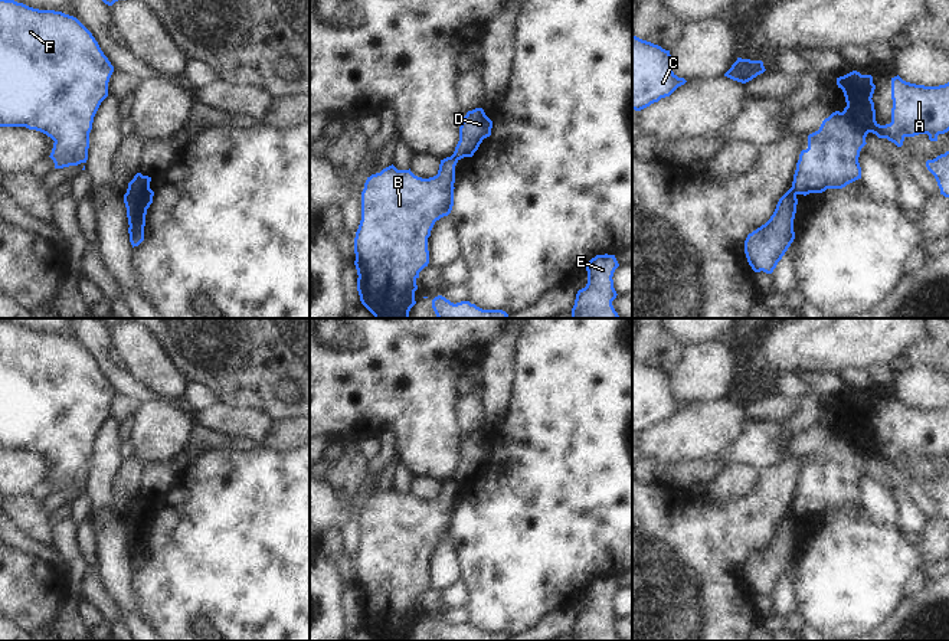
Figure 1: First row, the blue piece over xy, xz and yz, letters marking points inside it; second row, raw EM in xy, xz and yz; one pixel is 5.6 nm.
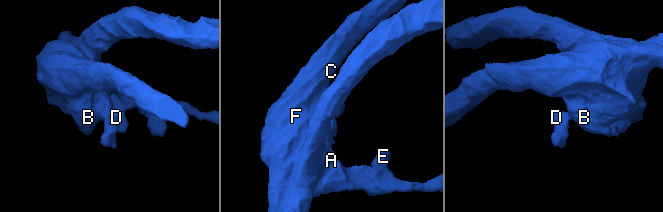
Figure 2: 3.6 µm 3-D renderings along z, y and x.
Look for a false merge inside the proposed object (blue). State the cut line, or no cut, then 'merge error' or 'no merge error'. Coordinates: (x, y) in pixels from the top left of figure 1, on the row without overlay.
cut yz (791, 510), (795, 519); merge error

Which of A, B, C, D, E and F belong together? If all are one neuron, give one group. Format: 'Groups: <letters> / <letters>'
Groups: A B C E F / D

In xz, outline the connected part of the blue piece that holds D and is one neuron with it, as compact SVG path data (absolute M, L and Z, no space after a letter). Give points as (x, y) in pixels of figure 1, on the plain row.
M482 431L468 434L459 449L459 464L452 478L458 483L472 480L484 461L491 458L493 444Z

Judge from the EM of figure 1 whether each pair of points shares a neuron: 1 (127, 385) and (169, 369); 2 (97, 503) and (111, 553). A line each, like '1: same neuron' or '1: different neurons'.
1: different neurons
2: same neuron

